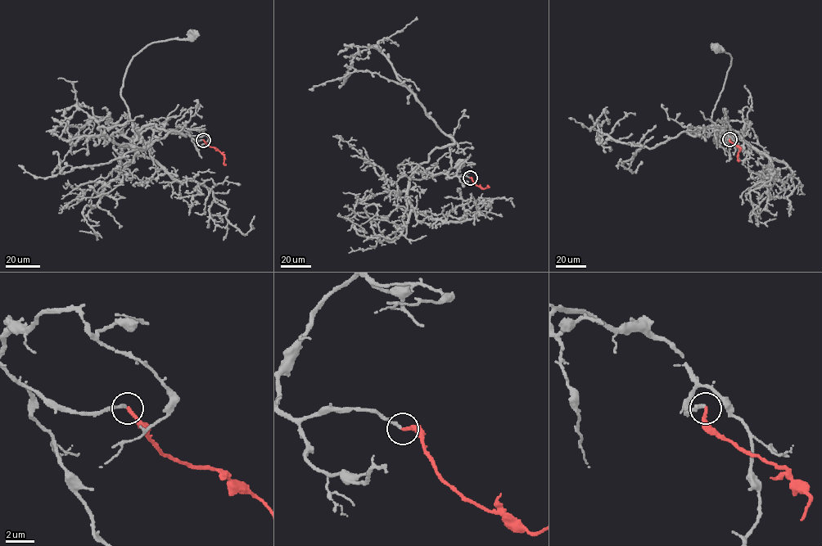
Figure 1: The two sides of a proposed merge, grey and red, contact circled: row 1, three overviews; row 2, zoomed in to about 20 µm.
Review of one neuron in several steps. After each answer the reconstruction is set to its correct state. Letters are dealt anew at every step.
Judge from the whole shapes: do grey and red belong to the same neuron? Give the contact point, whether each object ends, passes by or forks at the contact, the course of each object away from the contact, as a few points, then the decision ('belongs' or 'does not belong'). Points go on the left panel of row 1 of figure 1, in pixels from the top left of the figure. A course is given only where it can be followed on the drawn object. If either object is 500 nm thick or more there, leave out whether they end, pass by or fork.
place (203, 140); grey ends; red ends; course grey (203, 140), (195, 140), (174, 129), (137, 131), (120, 95), (127, 65), (133, 56), (148, 44), (192, 36); course red (203, 140), (223, 155), (225, 165); belongs

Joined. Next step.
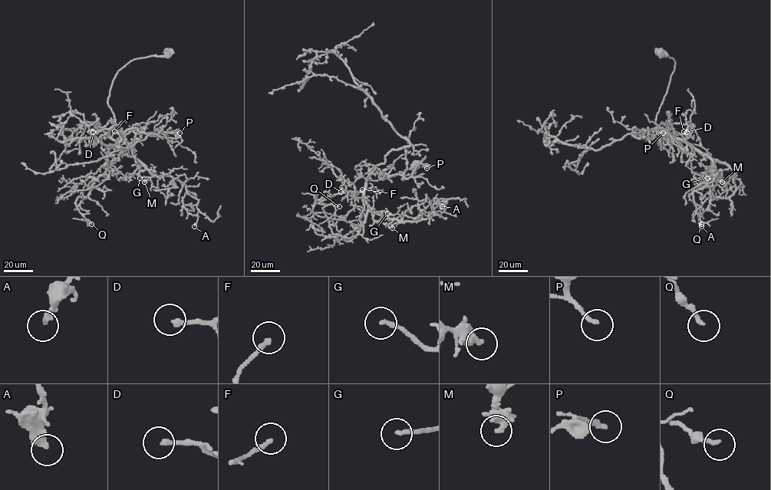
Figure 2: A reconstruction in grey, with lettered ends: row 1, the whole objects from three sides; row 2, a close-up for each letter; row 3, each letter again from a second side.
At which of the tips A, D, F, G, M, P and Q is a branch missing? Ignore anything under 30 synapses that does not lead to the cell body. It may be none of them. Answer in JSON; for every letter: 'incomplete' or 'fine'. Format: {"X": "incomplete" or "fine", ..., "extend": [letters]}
{"A": "fine", "D": "fine", "F": "fine", "G": "fine", "M": "fine", "P": "fine", "Q": "fine", "extend": []}

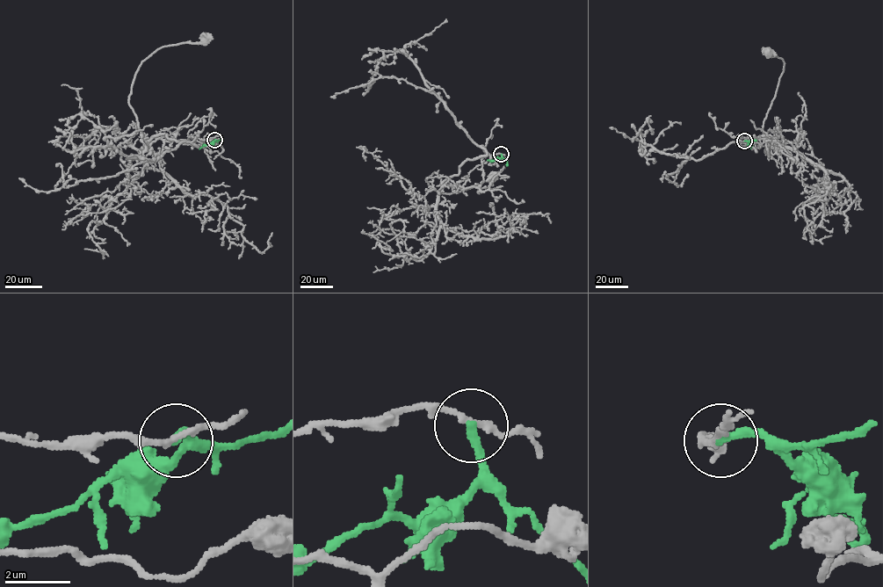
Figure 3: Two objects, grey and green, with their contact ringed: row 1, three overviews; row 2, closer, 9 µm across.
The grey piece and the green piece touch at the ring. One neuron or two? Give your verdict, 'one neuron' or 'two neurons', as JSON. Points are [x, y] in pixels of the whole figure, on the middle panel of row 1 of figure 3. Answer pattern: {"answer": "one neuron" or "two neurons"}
{"answer": "two neurons"}

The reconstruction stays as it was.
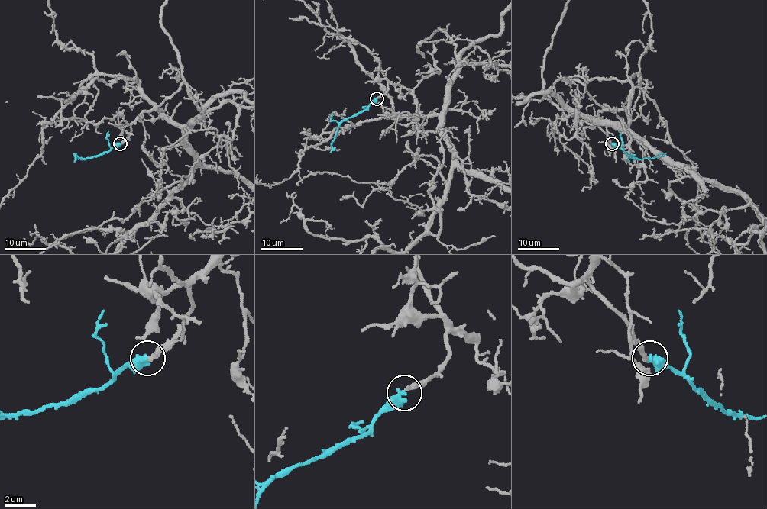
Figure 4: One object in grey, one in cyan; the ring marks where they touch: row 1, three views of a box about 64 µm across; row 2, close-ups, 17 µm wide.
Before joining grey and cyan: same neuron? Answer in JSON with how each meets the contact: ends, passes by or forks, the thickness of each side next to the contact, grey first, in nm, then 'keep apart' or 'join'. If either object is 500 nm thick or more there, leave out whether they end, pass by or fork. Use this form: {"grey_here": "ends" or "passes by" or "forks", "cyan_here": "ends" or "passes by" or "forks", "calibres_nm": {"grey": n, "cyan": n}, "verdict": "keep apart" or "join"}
{"calibres_nm": {"grey": 280, "cyan": 500}, "verdict": "join"}

